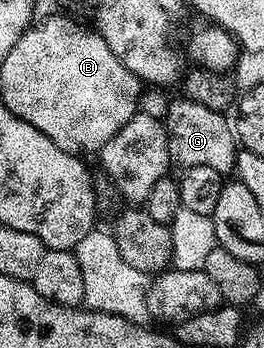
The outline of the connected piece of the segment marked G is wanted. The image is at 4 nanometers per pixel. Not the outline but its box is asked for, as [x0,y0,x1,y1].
[162,96,238,170]

